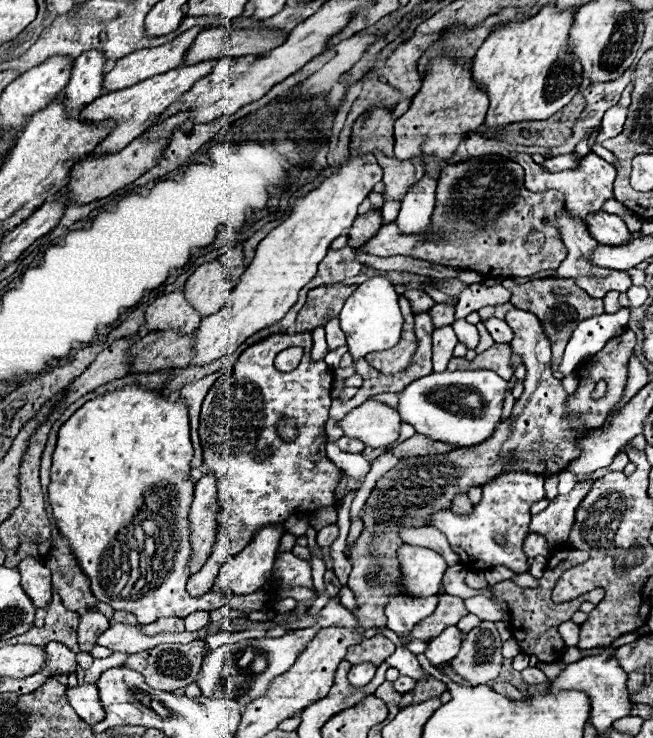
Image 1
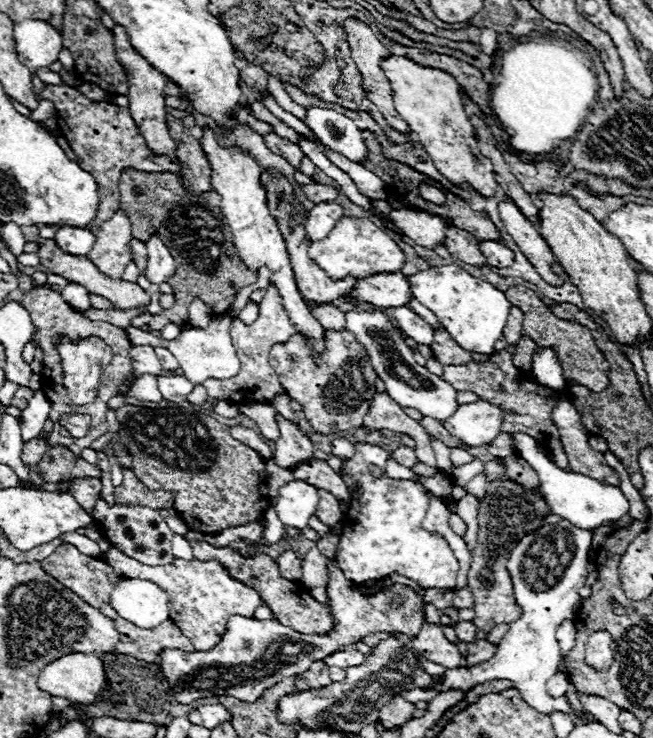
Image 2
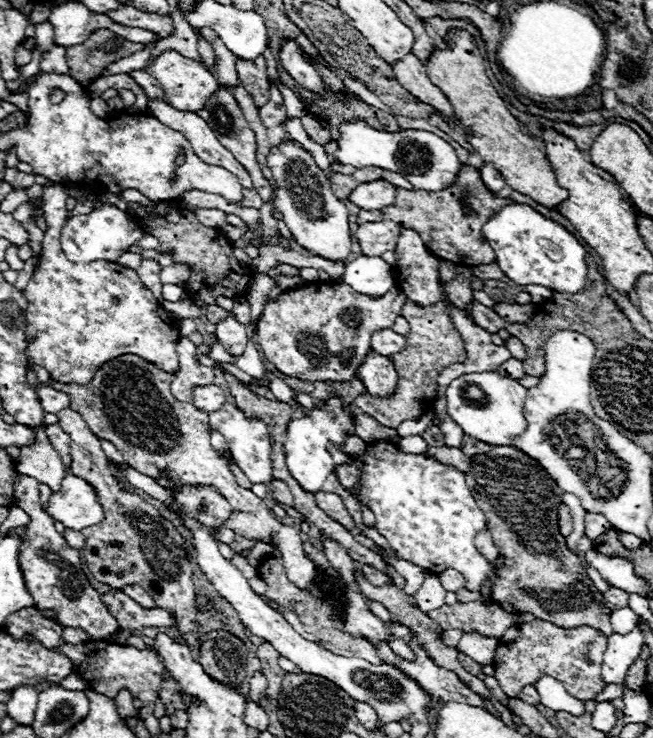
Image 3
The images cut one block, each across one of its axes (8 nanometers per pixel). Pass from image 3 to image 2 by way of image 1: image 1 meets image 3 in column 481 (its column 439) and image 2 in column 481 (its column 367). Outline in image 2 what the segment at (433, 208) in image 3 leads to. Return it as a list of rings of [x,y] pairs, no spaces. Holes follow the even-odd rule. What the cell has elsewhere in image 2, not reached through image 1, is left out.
[[[486,240],[486,242],[480,242],[478,246],[480,246],[480,252],[486,256],[488,266],[508,268],[514,264],[514,252],[510,248],[506,248],[502,242]]]

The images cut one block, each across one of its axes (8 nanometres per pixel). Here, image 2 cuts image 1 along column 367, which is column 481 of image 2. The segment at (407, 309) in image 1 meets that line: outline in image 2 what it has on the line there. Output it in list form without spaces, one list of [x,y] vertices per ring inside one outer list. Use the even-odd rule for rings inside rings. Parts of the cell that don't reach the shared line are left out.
[[[434,330],[434,342],[430,344],[432,352],[434,352],[434,358],[446,366],[446,364],[466,364],[470,360],[488,360],[490,356],[482,356],[482,354],[476,354],[476,352],[468,352],[464,350],[462,346],[456,344],[456,340],[444,332],[444,330]]]

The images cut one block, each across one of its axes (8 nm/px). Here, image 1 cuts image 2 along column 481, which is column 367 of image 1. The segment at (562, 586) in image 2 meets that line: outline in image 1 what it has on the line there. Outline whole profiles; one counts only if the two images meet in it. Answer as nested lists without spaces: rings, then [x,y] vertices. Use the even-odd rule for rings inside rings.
[[[356,664],[348,672],[348,682],[354,688],[362,688],[362,686],[366,686],[372,680],[374,672],[376,672],[376,668],[372,664]]]

